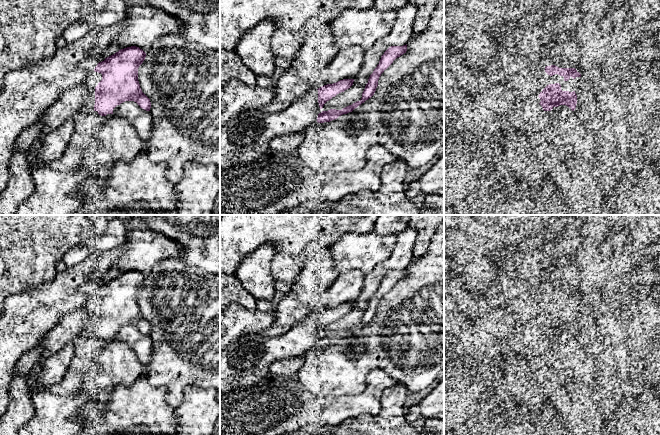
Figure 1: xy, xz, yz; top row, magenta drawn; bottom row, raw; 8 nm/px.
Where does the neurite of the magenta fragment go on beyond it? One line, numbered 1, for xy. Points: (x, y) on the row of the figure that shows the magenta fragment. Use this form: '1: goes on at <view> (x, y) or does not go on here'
1: goes on at xy (88, 108)

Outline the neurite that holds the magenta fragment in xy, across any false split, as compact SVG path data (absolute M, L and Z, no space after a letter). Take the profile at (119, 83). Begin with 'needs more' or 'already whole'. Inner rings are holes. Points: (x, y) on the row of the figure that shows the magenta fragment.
needs more; M136 46L119 50L115 54L99 62L94 71L102 74L102 80L95 87L95 99L88 99L80 112L92 115L95 111L101 116L113 114L113 109L125 101L134 101L140 108L150 111L150 99L142 92L138 81L138 68L145 60L146 53Z

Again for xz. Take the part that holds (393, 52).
needs more; M407 44L389 47L370 75L361 100L342 110L330 109L319 112L327 101L349 89L354 79L343 79L317 90L311 89L282 111L248 110L228 121L220 129L220 173L255 161L267 152L270 141L276 137L302 133L317 122L330 122L352 112L374 95L381 74L406 51Z

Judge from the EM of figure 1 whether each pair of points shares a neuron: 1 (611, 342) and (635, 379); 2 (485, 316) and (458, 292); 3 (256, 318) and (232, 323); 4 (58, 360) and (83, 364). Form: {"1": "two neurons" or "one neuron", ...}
{"1": "two neurons", "2": "one neuron", "3": "one neuron", "4": "two neurons"}

